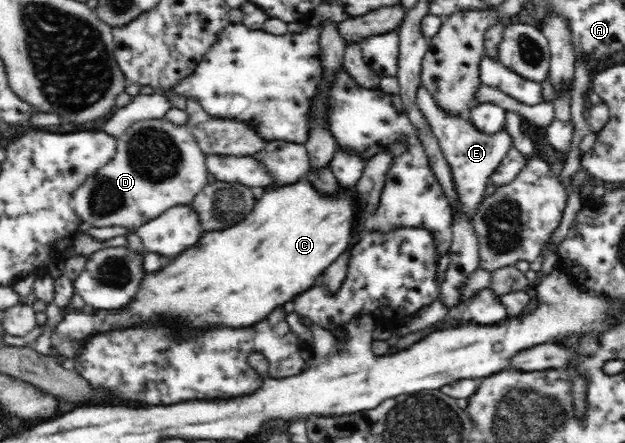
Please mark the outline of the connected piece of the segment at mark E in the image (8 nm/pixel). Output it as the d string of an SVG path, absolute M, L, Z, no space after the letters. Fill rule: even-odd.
M423 85L418 86L416 101L427 123L431 126L434 136L438 138L446 162L450 164L456 192L458 192L458 202L461 203L460 212L468 216L468 212L486 197L484 193L489 184L489 177L500 165L508 149L513 146L512 137L505 128L493 134L479 131L464 114L457 116L444 111L444 108L435 102L434 96Z

